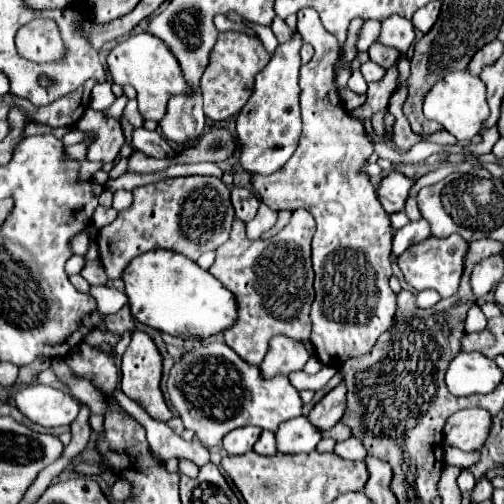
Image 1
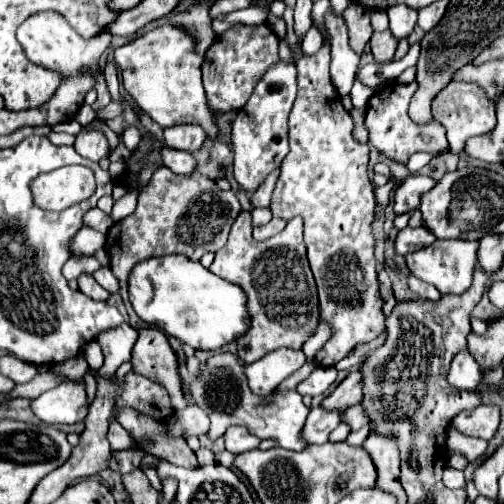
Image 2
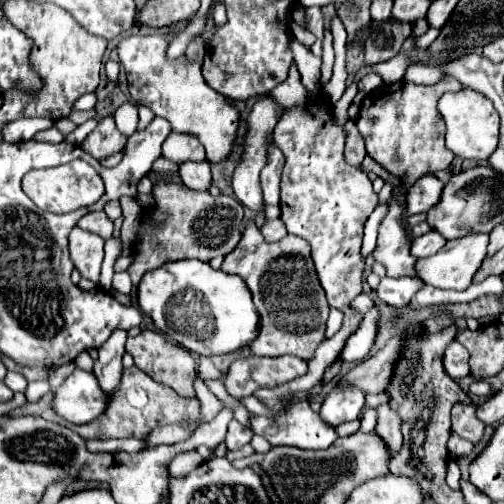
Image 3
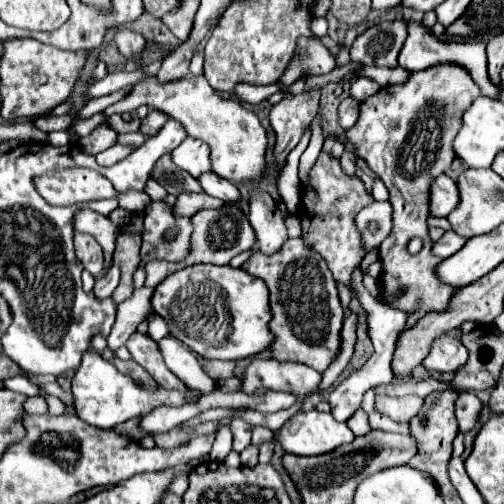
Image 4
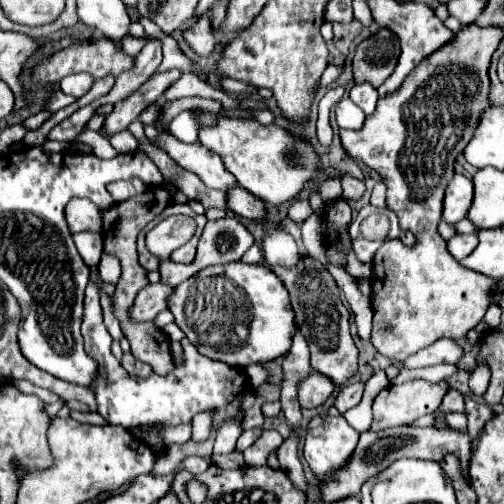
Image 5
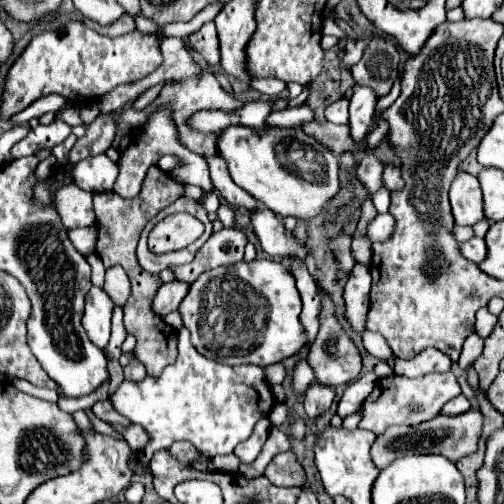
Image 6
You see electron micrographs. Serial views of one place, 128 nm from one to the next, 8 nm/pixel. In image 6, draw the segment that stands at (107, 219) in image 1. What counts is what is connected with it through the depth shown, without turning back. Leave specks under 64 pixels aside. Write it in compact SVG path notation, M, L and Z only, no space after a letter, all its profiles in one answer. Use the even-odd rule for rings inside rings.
M66 184L56 190L54 208L60 214L62 224L66 228L92 226L96 222L92 208L92 194L78 188L76 184ZM120 266L106 270L104 290L110 294L110 298L114 300L116 306L124 306L126 304L126 300L130 296L130 280L128 280L126 272Z

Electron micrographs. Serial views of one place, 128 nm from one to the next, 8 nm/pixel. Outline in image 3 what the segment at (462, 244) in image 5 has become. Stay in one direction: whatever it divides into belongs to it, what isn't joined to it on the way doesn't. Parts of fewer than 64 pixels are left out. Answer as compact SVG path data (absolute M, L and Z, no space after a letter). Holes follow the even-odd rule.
M430 232L426 236L420 236L420 238L414 238L412 242L412 254L416 258L424 258L424 256L432 256L436 254L440 248L444 248L446 244L446 238L440 236L440 232Z

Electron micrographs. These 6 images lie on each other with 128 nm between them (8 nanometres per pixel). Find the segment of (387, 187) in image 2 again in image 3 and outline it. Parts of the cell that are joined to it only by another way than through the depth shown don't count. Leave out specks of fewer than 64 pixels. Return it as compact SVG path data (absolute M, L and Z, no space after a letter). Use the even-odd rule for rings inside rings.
M376 206L374 212L368 216L368 222L366 222L366 226L364 226L364 244L362 244L361 248L361 253L364 258L368 258L368 256L372 254L372 250L376 248L378 227L380 220L384 218L384 212L386 212L386 206L384 206L384 208Z

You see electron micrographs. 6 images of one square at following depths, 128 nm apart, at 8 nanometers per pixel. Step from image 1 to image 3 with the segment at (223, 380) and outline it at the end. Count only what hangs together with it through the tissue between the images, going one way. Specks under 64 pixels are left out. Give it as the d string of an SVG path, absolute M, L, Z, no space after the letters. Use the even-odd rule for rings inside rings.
M298 402L276 420L252 416L252 432L264 436L272 446L294 446L302 450L324 450L336 438L336 428L322 420L308 402Z

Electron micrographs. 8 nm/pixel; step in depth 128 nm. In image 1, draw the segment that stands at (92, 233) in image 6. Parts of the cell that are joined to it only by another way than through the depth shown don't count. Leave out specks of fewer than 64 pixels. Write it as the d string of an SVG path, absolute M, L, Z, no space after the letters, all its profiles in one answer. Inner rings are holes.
M90 286L90 296L94 296L94 300L98 302L98 310L108 316L108 314L116 314L126 302L126 294L118 292L116 288L110 286Z

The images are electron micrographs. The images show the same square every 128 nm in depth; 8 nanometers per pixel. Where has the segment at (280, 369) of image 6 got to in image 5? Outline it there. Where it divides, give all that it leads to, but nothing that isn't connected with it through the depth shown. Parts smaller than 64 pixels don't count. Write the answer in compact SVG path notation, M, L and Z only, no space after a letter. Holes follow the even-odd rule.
M260 364L248 366L248 368L246 368L246 376L248 376L248 380L250 380L252 386L260 386L260 384L264 384L264 382L268 380L268 372L266 372L266 368L260 366Z

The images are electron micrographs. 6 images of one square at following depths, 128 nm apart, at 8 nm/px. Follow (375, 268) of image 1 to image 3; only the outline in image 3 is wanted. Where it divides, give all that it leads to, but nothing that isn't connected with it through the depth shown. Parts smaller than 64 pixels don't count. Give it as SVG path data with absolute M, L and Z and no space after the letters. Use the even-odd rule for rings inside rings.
M310 94L310 104L286 110L280 122L274 126L274 142L286 156L280 192L280 218L284 220L290 234L304 238L312 246L312 260L316 264L320 282L326 288L328 302L332 308L342 310L346 318L342 328L330 340L324 340L318 346L316 356L308 364L306 376L276 388L258 390L254 394L266 408L278 406L280 400L288 394L314 388L322 380L326 366L340 356L348 336L358 328L362 316L350 310L348 304L362 292L364 258L360 254L360 246L364 238L364 222L378 202L370 178L360 168L346 164L344 130L334 124L332 108L324 106L320 96Z

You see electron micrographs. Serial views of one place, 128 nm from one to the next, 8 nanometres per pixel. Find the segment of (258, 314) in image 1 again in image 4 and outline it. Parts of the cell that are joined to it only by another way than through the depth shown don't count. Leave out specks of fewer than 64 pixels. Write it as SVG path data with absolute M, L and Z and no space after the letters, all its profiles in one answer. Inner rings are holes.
M296 238L288 240L276 256L264 256L254 248L254 256L242 268L252 276L260 276L270 288L274 314L270 328L276 334L276 342L270 350L274 358L280 362L300 362L324 372L340 354L344 310L338 298L336 280L320 254L306 246L302 238Z

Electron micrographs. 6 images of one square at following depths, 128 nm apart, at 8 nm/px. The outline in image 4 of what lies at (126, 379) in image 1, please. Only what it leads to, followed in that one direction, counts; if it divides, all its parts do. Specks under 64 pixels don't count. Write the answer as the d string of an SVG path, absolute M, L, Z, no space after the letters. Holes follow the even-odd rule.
M132 334L126 342L126 348L130 350L132 358L142 368L146 368L158 384L164 384L166 388L180 388L182 380L166 368L158 344L148 334ZM209 360L206 370L207 375L213 380L227 379L234 377L234 369L236 363L234 361L222 361L222 360Z

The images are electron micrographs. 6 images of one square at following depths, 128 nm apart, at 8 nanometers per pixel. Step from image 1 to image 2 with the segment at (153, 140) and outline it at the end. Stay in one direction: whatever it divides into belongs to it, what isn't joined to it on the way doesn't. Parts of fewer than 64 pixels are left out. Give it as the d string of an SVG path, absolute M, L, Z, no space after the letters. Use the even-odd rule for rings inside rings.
M162 148L162 162L174 172L174 174L192 174L196 170L196 160L192 154L188 152L176 152L176 150L168 150Z

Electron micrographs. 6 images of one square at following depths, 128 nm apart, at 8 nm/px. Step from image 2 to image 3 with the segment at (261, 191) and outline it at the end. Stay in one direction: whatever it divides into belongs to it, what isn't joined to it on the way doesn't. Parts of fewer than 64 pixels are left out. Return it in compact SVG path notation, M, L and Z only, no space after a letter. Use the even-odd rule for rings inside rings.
M272 142L272 144L268 144L268 156L272 156L272 162L268 162L264 166L264 170L260 172L264 202L268 206L278 206L280 204L280 174L282 174L282 168L284 168L284 154Z

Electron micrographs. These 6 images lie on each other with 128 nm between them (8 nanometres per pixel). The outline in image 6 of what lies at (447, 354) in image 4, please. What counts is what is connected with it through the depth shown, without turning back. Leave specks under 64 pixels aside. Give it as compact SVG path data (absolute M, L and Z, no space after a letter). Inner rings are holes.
M426 348L420 352L420 356L414 356L412 360L400 360L396 358L394 372L406 378L416 378L432 372L448 372L452 366L450 358L444 352L436 352L434 348Z

